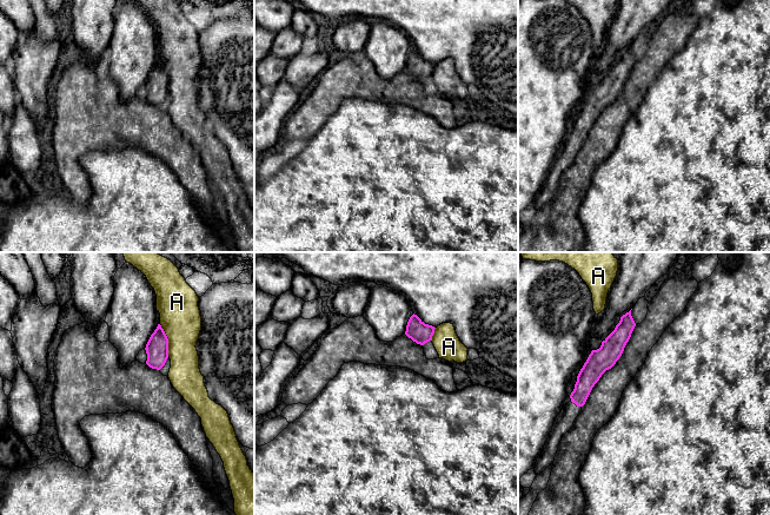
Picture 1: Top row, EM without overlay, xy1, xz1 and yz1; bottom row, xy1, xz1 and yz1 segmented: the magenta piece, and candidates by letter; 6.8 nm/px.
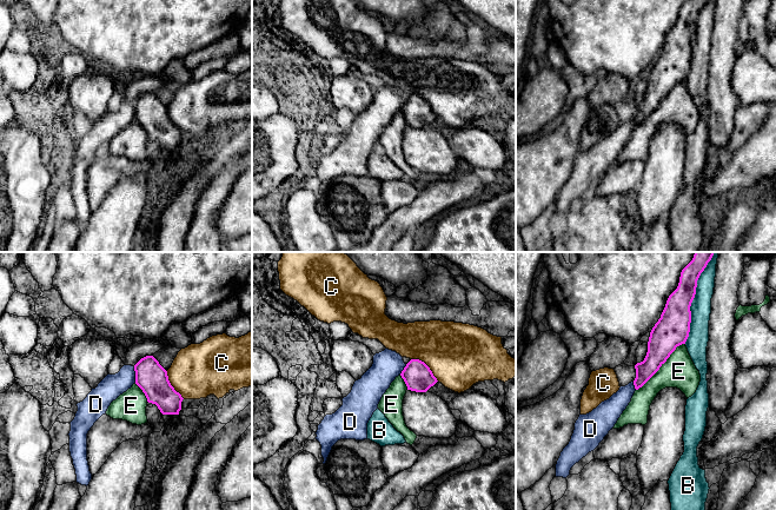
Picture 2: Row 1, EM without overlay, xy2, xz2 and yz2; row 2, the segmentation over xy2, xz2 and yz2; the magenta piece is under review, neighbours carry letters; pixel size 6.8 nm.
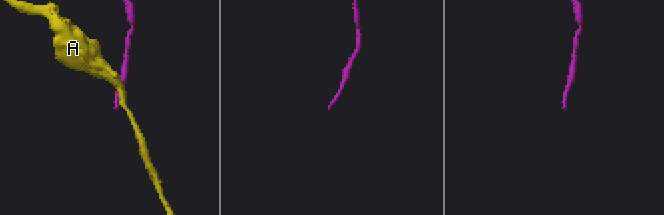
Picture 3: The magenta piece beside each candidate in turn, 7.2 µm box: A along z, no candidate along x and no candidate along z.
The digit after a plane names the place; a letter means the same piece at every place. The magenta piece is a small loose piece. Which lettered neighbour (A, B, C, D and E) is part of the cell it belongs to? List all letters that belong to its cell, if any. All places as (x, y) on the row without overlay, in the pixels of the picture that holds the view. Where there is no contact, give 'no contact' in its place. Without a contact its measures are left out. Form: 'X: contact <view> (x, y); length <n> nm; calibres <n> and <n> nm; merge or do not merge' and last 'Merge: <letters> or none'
A: contact xy1 (167, 77); length 240 nm; calibres 160 and 280 nm; do not merge
B: contact yz2 (690, 40); length 550 nm; calibres 240 and 140 nm; do not merge
C: contact xz2 (426, 101); length 240 nm; calibres 200 and 440 nm; do not merge
D: contact xy2 (136, 111); length 110 nm; calibres 220 and 160 nm; do not merge
E: contact yz2 (661, 101); length 460 nm; calibres 220 and 220 nm; do not merge
Merge: none

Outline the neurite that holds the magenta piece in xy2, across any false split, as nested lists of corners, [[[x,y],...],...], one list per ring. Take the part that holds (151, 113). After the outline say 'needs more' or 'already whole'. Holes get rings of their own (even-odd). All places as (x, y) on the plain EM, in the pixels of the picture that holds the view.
[[[153,92],[141,94],[135,101],[135,120],[147,138],[155,140],[163,151],[179,151],[183,133],[171,121],[167,107]]]; already whole

